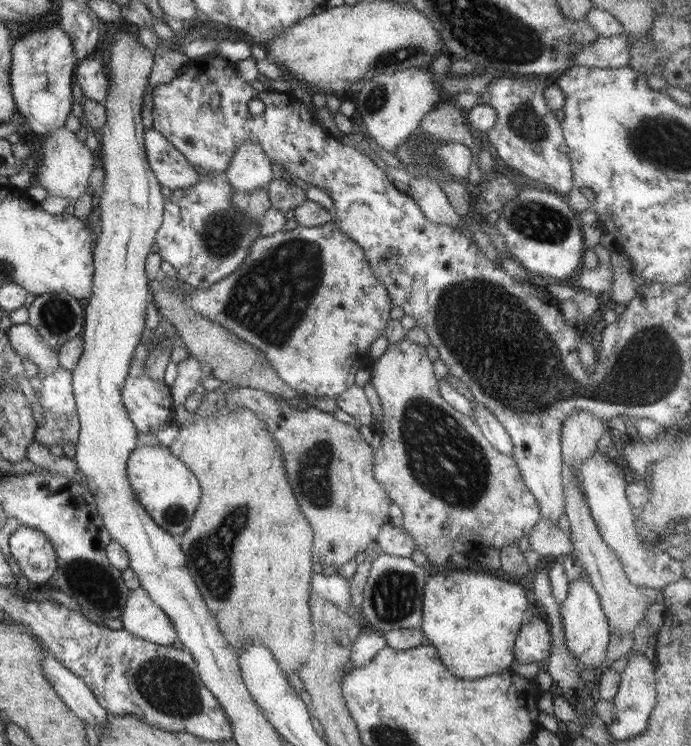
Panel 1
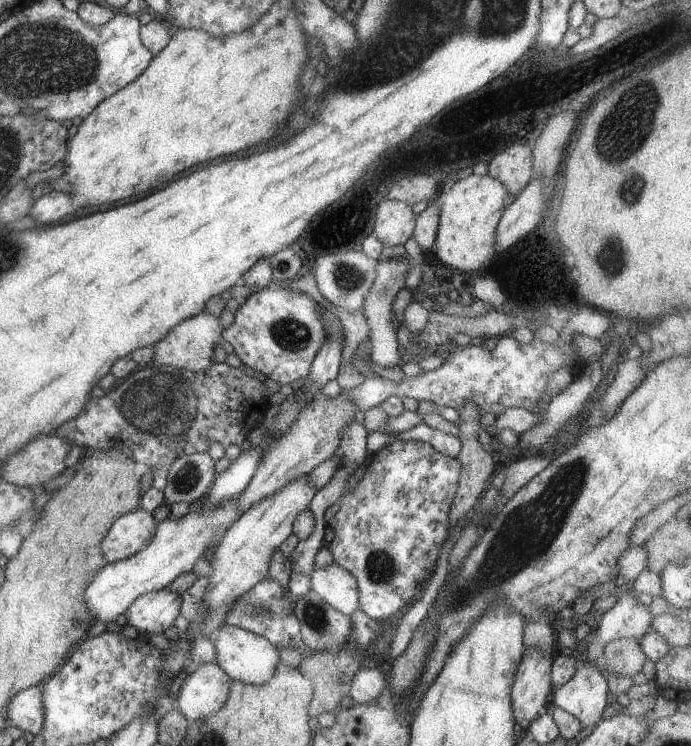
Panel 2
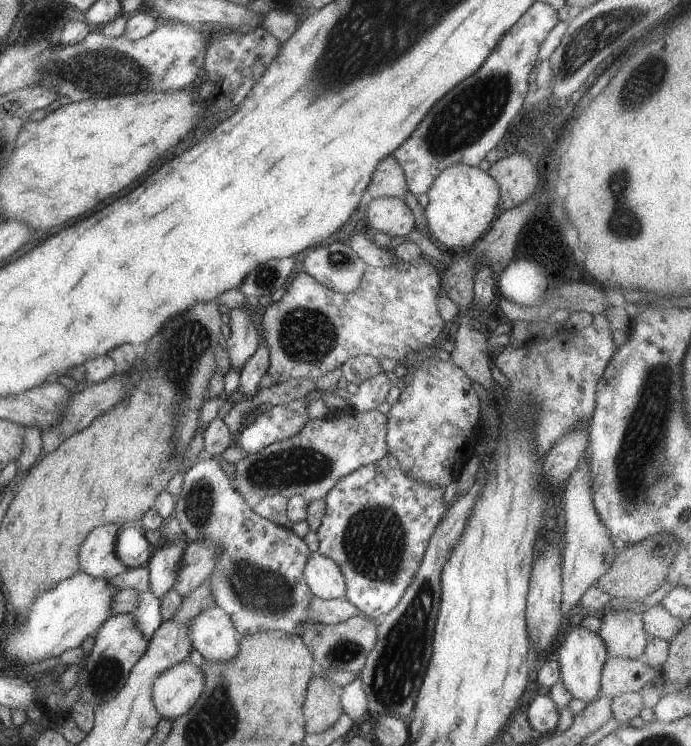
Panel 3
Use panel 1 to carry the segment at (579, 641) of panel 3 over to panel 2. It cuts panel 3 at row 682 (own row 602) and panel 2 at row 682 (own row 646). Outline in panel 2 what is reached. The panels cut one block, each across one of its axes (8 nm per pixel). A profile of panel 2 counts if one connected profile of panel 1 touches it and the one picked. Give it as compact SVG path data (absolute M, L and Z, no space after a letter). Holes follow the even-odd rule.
M584 655L580 658L583 666L565 685L554 690L552 702L587 728L602 721L602 714L610 704L610 690L604 671L596 663L584 660Z

